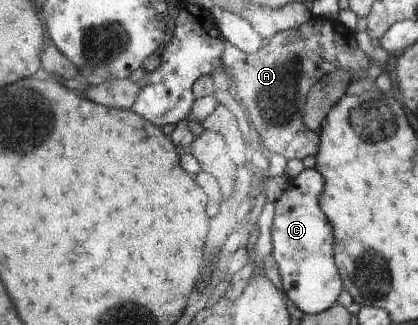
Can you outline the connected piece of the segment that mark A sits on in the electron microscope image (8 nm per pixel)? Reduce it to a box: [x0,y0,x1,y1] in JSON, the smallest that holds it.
[221,17,370,160]

